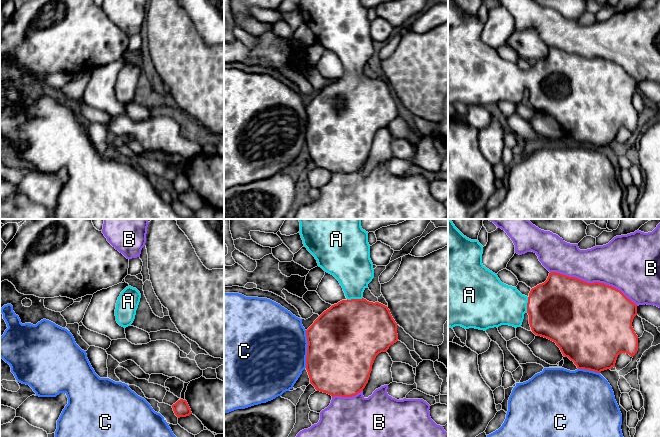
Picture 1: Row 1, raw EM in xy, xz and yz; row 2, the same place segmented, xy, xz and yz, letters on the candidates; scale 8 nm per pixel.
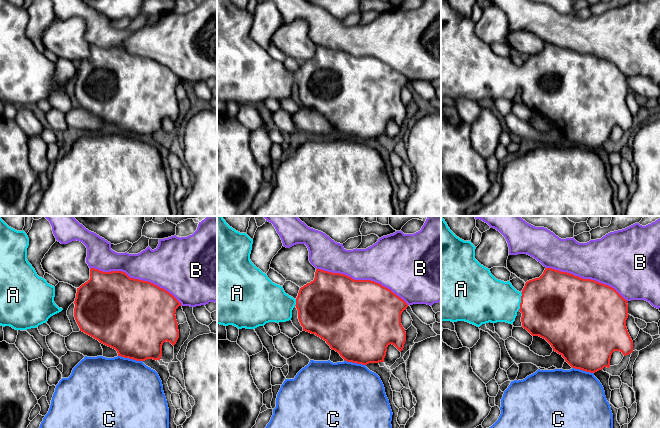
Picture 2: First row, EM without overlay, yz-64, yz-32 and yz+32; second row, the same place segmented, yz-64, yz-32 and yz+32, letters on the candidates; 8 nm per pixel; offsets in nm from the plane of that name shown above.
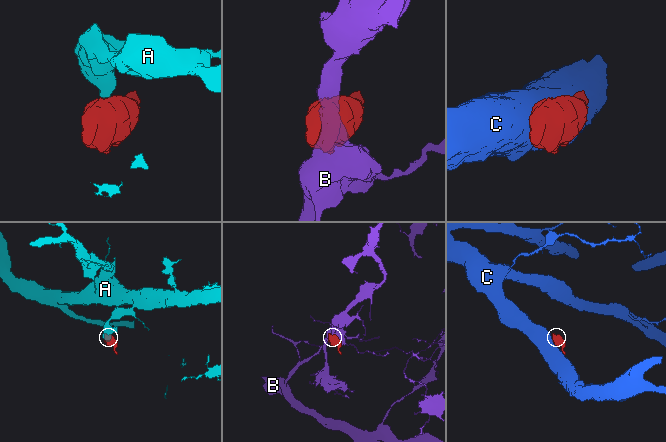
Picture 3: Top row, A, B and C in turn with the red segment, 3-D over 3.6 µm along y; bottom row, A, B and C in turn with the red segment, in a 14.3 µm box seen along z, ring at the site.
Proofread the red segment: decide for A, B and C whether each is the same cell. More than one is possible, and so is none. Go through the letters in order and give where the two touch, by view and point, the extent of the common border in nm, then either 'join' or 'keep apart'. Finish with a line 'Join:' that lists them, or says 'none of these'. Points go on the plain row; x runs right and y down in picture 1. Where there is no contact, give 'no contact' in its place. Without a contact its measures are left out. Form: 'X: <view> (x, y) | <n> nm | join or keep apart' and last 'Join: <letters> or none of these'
A: xz (354, 75) | 130 nm | join
B: yz (594, 58) | 750 nm | keep apart
C: xz (307, 125) | 300 nm | keep apart
Join: A

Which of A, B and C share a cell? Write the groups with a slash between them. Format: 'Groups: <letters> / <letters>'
Groups: A / B / C

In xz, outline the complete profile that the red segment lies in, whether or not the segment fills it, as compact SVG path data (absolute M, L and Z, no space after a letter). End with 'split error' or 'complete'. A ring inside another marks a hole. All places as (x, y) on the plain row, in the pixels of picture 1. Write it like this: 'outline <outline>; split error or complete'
outline M300 0L299 9L304 23L315 33L318 42L339 57L347 74L324 87L306 106L306 146L310 159L317 167L332 173L352 173L363 167L368 159L376 132L381 128L387 128L389 123L398 117L397 99L388 83L363 74L364 66L374 54L368 8L362 5L361 0Z; split error

